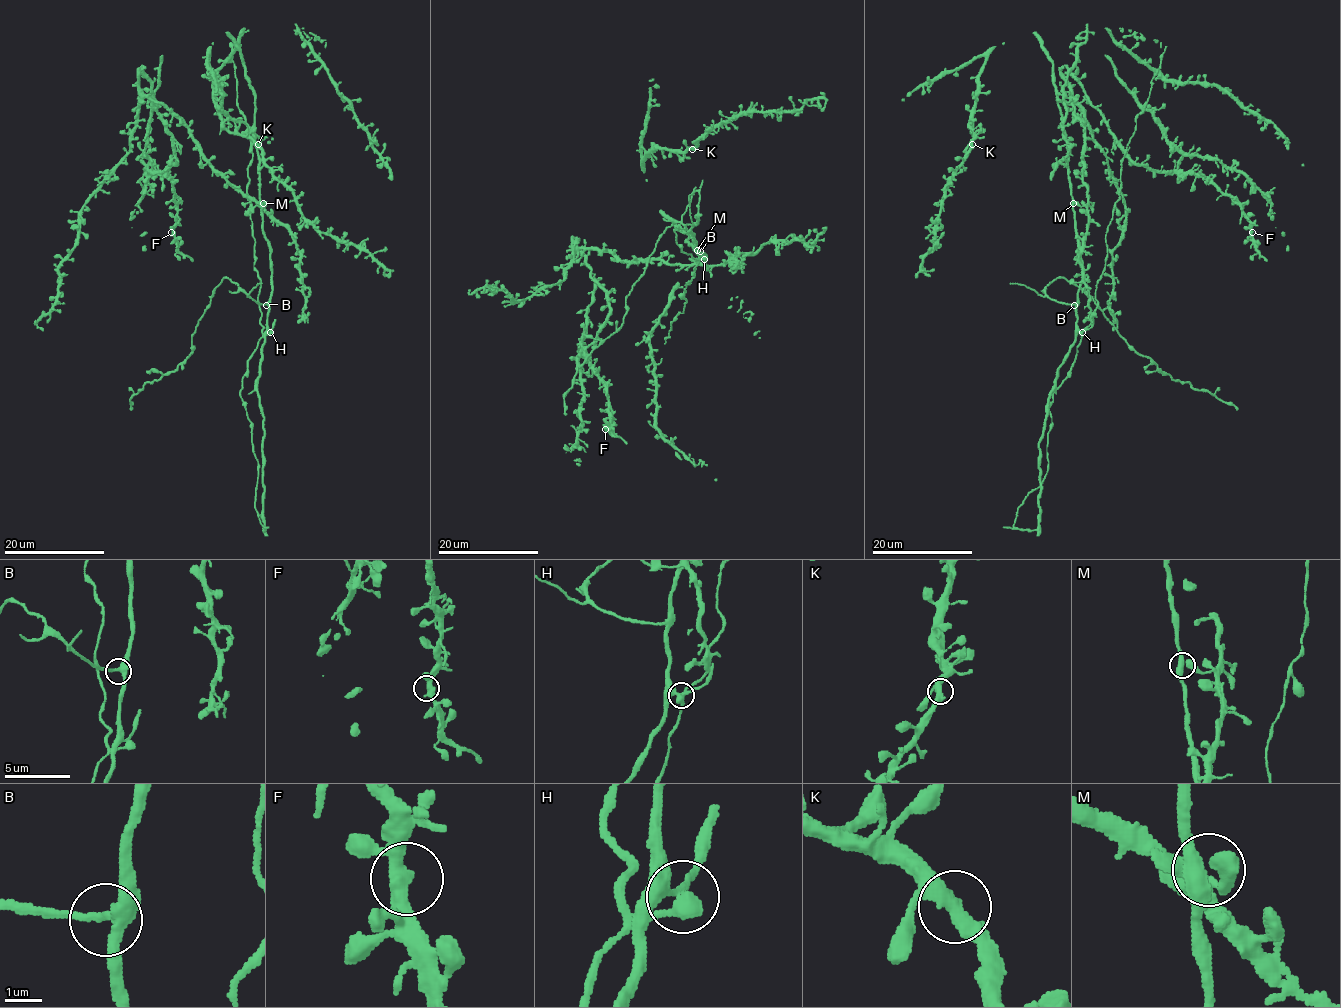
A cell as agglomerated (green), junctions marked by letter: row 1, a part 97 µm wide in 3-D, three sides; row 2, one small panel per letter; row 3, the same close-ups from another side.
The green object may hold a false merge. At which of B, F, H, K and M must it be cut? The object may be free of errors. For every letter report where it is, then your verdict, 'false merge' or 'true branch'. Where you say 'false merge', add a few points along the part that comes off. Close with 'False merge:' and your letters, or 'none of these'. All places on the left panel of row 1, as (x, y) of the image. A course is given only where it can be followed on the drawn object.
B: at (266, 305); true branch
F: at (171, 232); true branch
H: at (270, 332); true branch
K: at (258, 144); true branch
M: at (263, 203); true branch
False merge: none of these

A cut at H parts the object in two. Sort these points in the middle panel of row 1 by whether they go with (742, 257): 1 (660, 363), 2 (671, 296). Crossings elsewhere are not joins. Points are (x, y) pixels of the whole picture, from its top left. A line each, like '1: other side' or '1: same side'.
1: same side
2: same side

